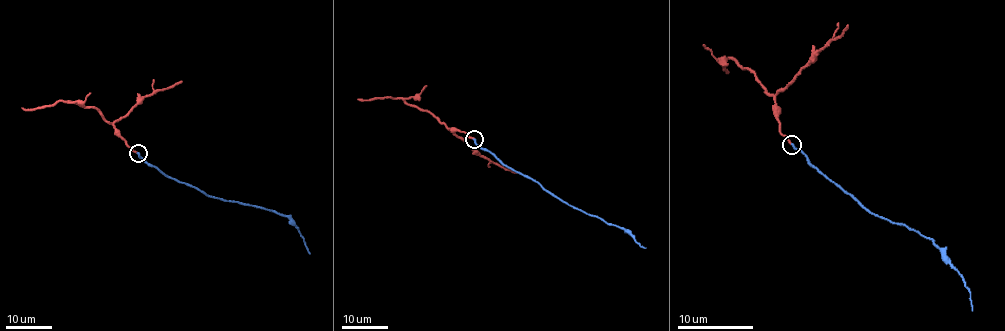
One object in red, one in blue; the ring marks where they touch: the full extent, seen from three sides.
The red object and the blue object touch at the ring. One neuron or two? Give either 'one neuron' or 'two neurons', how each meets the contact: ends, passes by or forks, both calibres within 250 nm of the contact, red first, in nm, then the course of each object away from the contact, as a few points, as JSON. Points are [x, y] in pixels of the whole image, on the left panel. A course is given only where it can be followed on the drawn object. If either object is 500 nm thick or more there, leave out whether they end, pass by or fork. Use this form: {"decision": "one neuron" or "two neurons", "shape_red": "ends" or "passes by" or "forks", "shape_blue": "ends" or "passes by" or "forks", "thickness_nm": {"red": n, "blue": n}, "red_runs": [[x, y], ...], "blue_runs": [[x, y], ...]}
{"decision": "one neuron", "shape_red": "ends", "shape_blue": "ends", "thickness_nm": {"red": 170, "blue": 220}, "red_runs": [[138, 153], [93, 107], [56, 101], [32, 109], [22, 108]], "blue_runs": [[138, 153], [169, 177], [210, 196], [285, 215], [298, 230], [310, 254]]}

